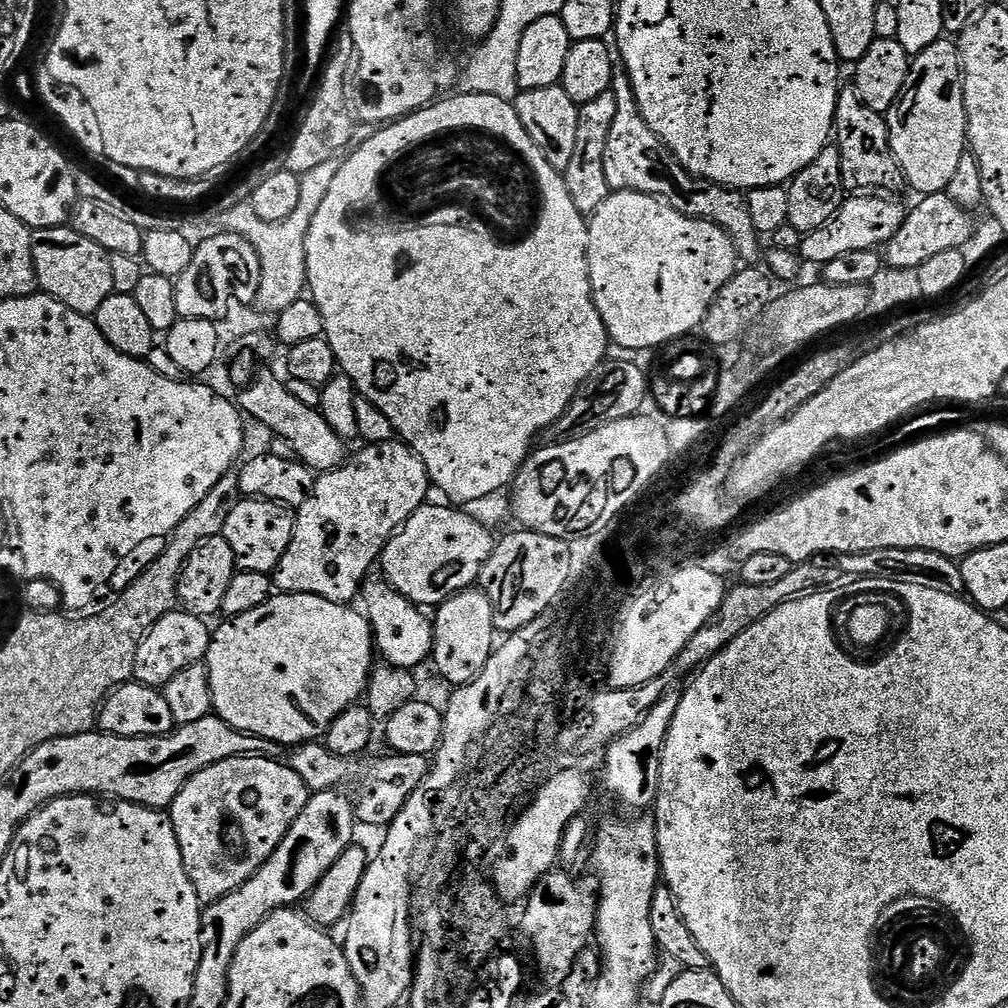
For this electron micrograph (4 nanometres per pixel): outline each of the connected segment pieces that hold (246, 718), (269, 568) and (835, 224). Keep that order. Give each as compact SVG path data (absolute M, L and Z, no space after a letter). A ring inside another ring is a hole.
M286 592L274 594L250 614L225 619L225 624L213 631L206 657L215 715L239 732L273 740L278 746L319 741L334 718L368 691L368 677L374 667L372 626L363 611L354 609L314 594Z
M241 498L230 510L222 534L226 542L230 542L230 550L234 550L234 562L239 571L272 574L278 562L282 562L282 554L286 554L286 546L290 546L295 525L295 515L284 505L272 500Z
M852 194L840 209L818 230L805 232L798 253L805 265L823 266L853 250L880 250L898 234L902 222L908 217L909 205L903 204L896 194Z

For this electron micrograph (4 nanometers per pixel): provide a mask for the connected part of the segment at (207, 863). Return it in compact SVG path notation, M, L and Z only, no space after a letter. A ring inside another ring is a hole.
M266 756L226 758L214 766L206 766L182 786L170 809L174 834L182 850L186 874L201 902L221 900L242 886L274 854L290 826L302 814L309 798L306 782L294 774L287 763Z

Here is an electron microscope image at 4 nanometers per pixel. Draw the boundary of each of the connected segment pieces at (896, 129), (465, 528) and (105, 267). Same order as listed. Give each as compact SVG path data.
M942 38L914 57L906 86L902 86L902 94L898 94L886 119L890 146L907 187L920 196L947 192L950 178L954 178L958 162L962 162L969 147L964 68L960 65L960 49L955 39Z
M425 503L405 524L386 542L384 553L380 555L378 568L381 568L383 579L389 587L400 595L404 595L414 605L439 606L451 598L455 592L463 592L471 588L480 579L480 571L490 558L494 547L493 533L482 522L474 522L459 507L430 506Z
M70 226L35 229L32 234L32 257L39 291L62 302L62 306L70 306L70 310L78 314L95 317L98 306L112 296L114 278L110 275L109 252Z

